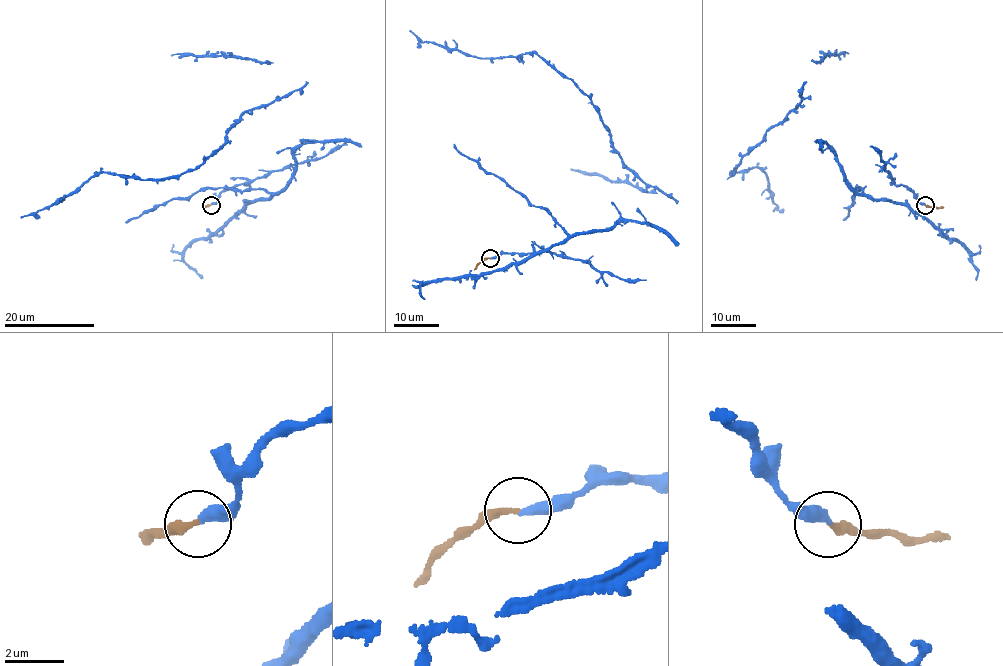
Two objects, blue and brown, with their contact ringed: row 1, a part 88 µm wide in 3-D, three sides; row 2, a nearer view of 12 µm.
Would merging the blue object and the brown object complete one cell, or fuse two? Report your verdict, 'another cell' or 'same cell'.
same cell

